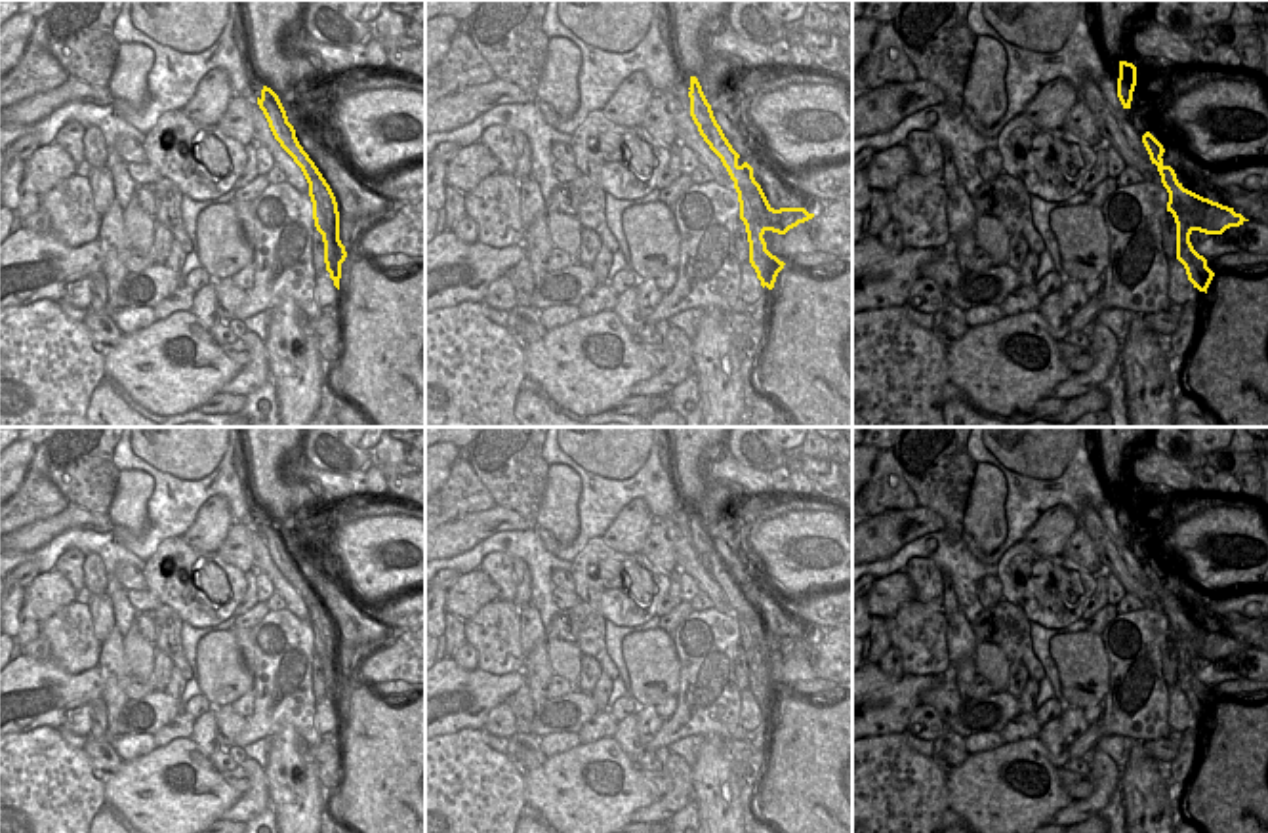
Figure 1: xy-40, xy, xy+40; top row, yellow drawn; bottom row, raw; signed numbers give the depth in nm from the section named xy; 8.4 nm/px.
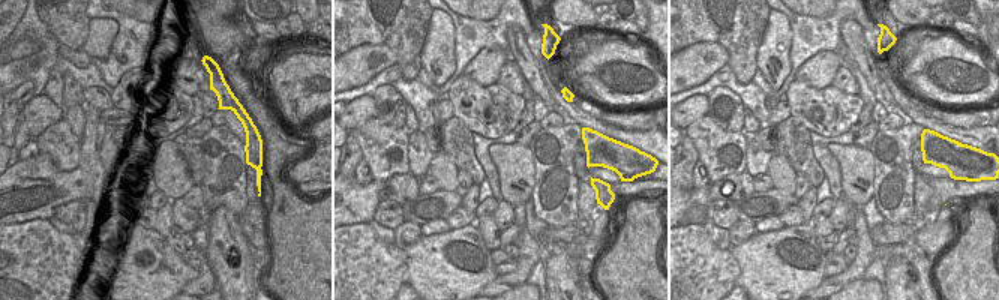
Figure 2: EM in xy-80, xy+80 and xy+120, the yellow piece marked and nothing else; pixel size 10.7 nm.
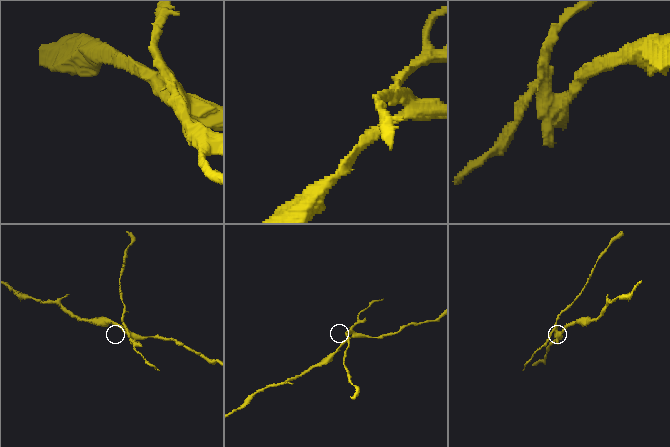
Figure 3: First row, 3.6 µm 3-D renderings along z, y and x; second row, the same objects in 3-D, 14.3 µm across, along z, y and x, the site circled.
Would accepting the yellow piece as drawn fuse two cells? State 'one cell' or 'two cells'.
two cells

